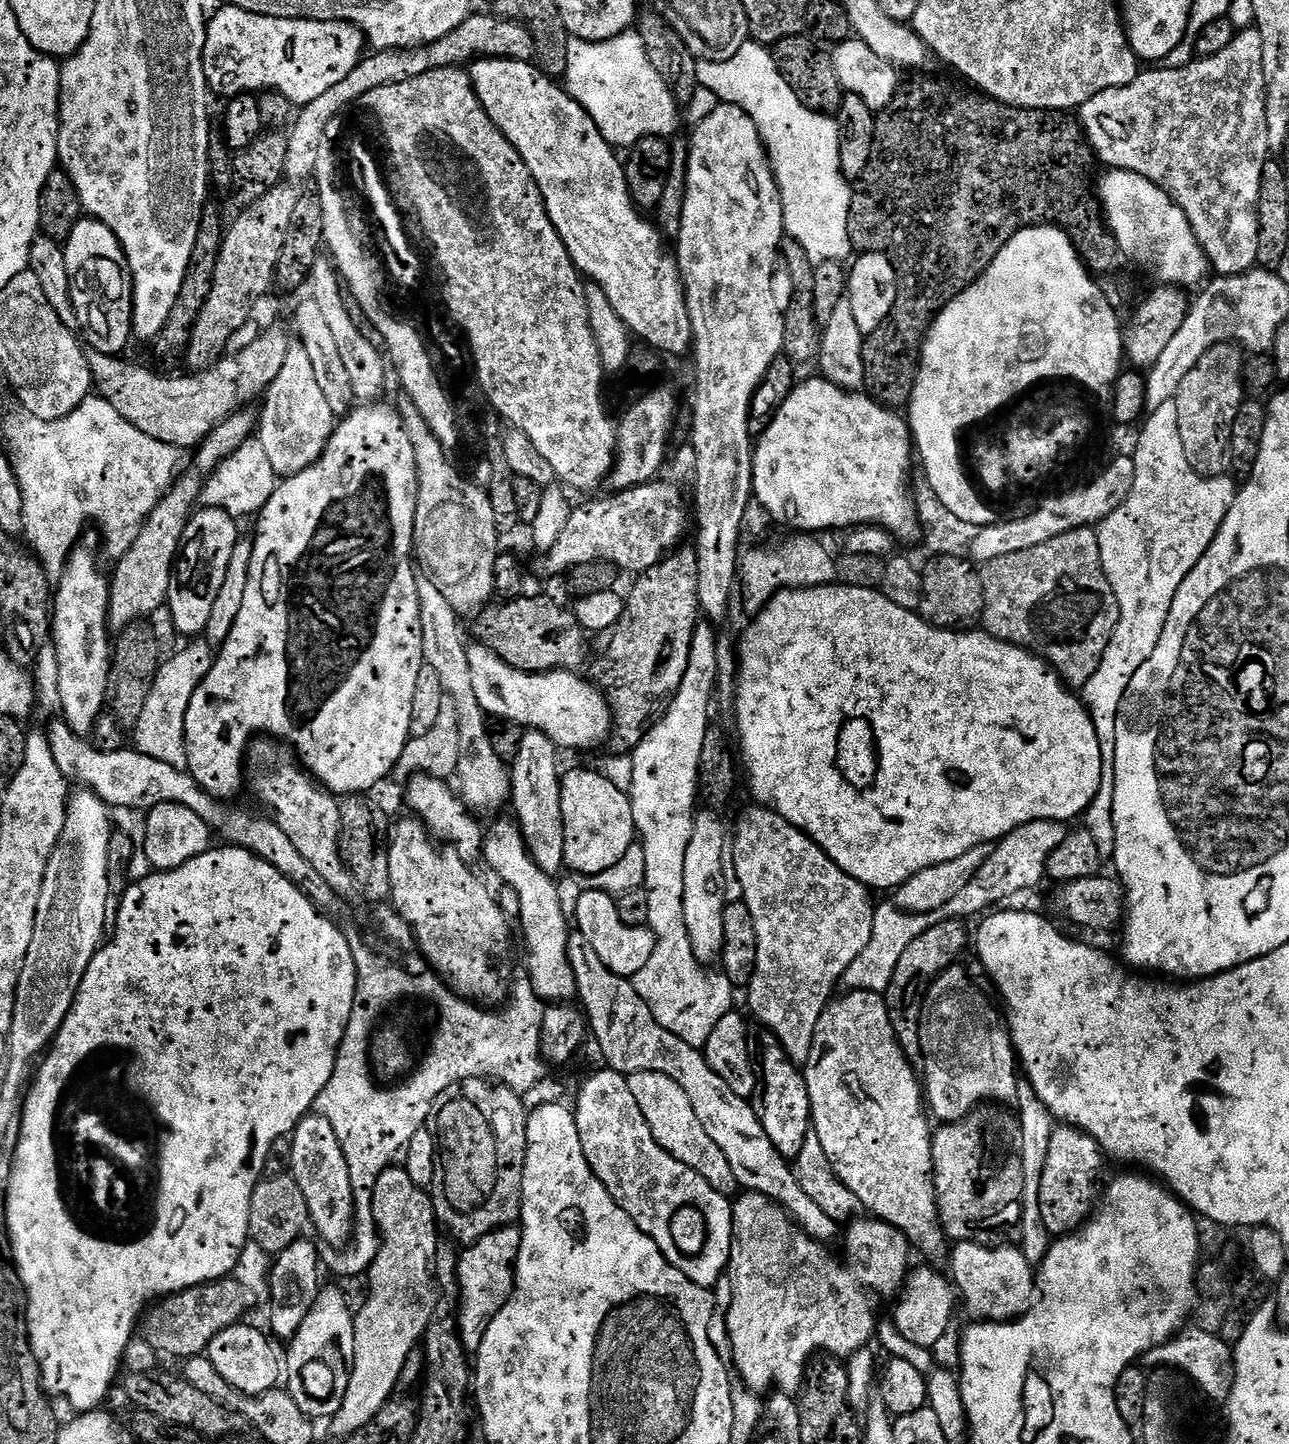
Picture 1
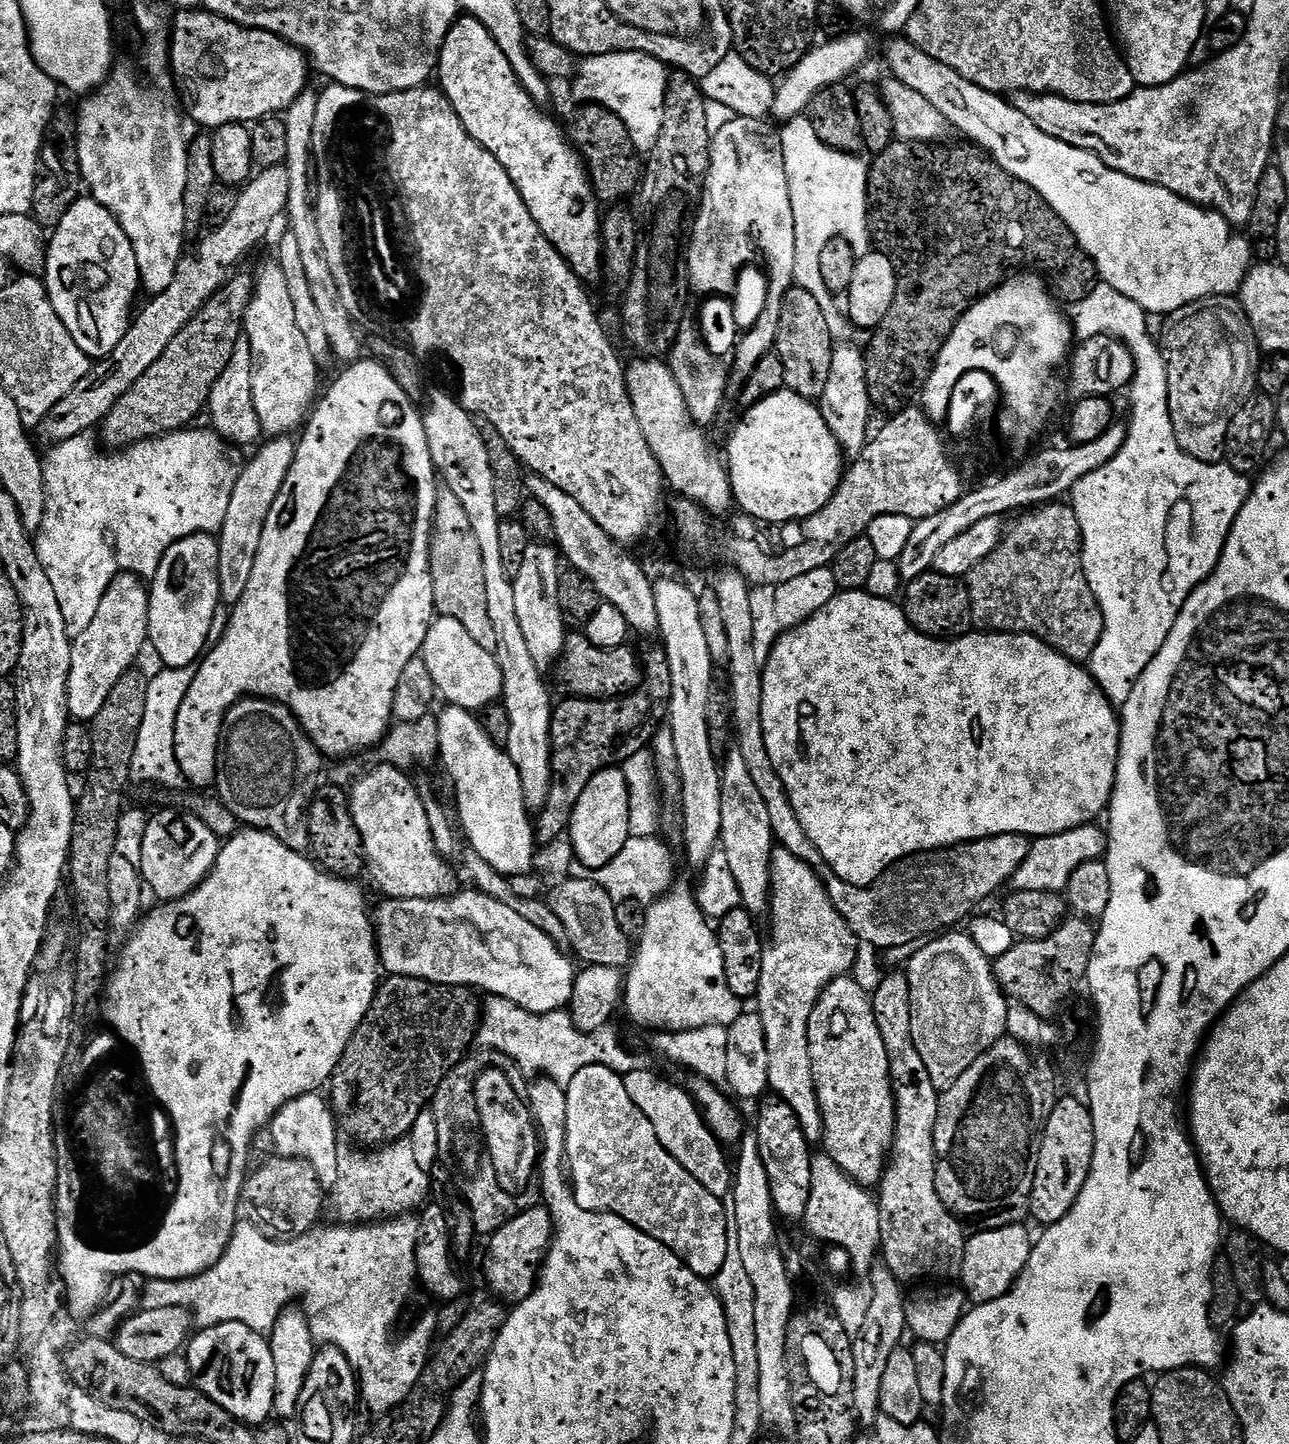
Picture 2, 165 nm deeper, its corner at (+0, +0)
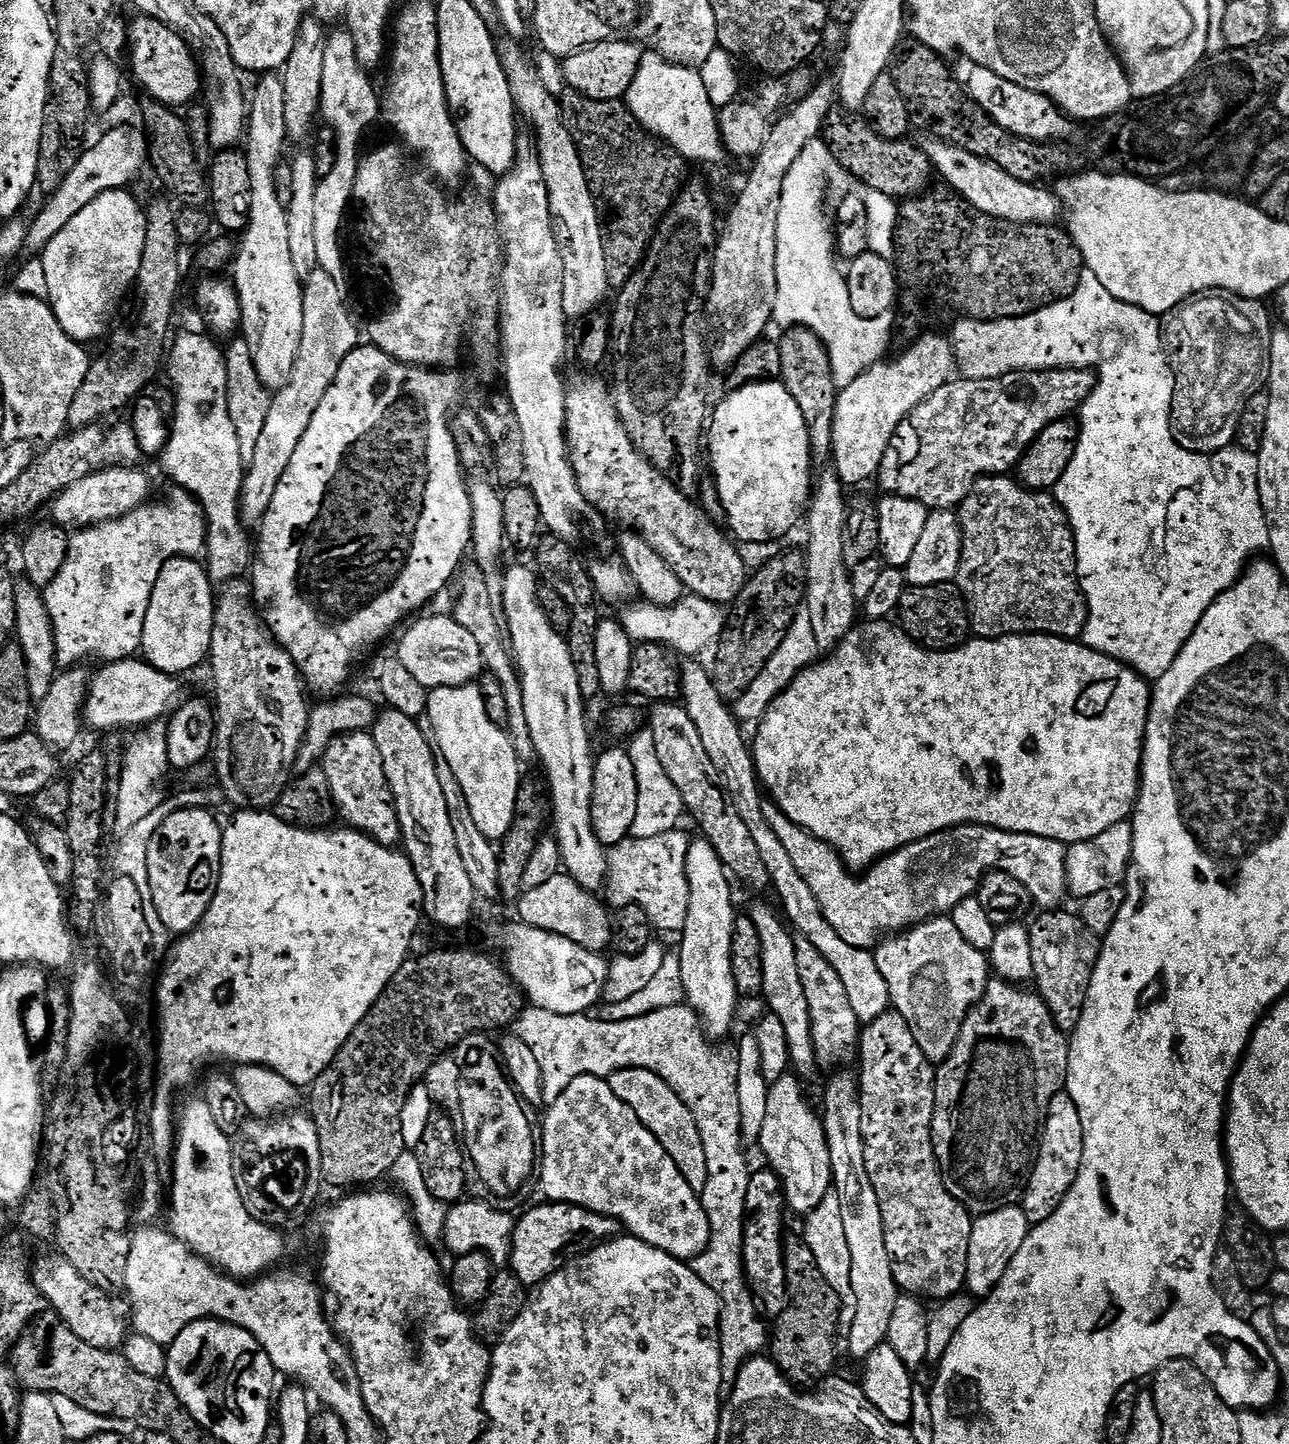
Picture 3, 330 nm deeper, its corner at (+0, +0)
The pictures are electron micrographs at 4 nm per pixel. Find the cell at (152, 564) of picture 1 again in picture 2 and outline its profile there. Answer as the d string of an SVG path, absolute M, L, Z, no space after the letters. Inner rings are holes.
M122 572L102 594L98 614L90 626L72 640L70 654L70 678L68 679L68 714L73 721L91 722L106 703L110 690L126 673L133 671L140 651L146 648L148 639L149 585L141 577Z

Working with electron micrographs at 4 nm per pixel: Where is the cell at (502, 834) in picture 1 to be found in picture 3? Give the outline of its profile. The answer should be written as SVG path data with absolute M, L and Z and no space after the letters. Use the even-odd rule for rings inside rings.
M471 683L431 689L426 714L434 726L434 734L438 734L438 746L442 746L446 762L450 762L450 770L454 770L454 778L458 778L462 794L466 794L474 823L488 840L500 842L514 822L522 783L522 761L516 757L512 737L492 721L488 704L476 687Z

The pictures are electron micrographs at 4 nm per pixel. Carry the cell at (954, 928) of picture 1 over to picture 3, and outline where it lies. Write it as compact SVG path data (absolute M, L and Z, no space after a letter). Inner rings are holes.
M895 1010L883 1012L881 1016L874 1018L874 1022L863 1025L858 1045L859 1060L858 1087L860 1089L860 1105L862 1106L862 1138L864 1139L864 1153L866 1154L866 1174L870 1174L870 1183L874 1185L874 1194L878 1194L878 1206L882 1206L882 1226L886 1230L886 1250L890 1250L892 1255L892 1273L896 1279L896 1287L901 1293L923 1298L925 1301L947 1300L948 1297L957 1295L966 1284L966 1266L970 1254L970 1234L972 1233L974 1216L962 1206L962 1202L955 1200L946 1190L934 1154L932 1119L934 1118L934 1102L936 1101L936 1068L918 1047L918 1041L914 1038L914 1030L910 1030L910 1022L906 1022L906 1018L902 1018L902 1014L898 1014Z

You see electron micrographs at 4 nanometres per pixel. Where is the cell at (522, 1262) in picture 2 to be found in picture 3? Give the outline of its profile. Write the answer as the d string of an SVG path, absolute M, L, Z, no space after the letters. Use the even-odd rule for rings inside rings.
M543 1203L537 1208L529 1207L523 1213L525 1216L516 1220L516 1229L512 1235L510 1271L524 1283L525 1289L528 1290L535 1289L545 1280L550 1279L559 1268L564 1267L577 1249L594 1248L609 1238L621 1235L622 1232L622 1225L609 1216L599 1216L597 1212L573 1204Z

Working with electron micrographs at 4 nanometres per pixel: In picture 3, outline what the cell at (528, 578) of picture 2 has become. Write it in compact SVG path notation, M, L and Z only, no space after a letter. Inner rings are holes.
M516 564L509 572L503 573L504 577L504 607L502 609L502 620L506 625L506 636L510 641L510 652L514 657L514 665L517 673L520 677L520 685L522 686L522 702L524 703L524 709L526 710L526 726L530 726L530 738L534 738L534 750L538 757L538 764L544 767L544 772L548 775L548 789L546 789L547 795L550 797L550 824L556 832L554 832L554 838L558 842L560 847L560 858L562 861L562 868L567 875L574 878L574 882L578 882L578 886L582 886L588 892L596 894L605 887L608 879L608 868L606 858L606 848L598 842L596 837L596 831L592 825L592 791L594 790L594 774L598 771L597 765L594 763L594 756L592 760L592 740L588 737L588 724L584 721L584 707L586 707L586 701L582 690L578 686L578 674L574 671L574 661L570 658L570 650L568 649L568 641L565 637L558 635L554 630L554 626L550 626L550 618L546 618L546 614L542 610L542 606L538 602L538 590L541 585L538 583L538 577L531 567L523 568L522 565Z

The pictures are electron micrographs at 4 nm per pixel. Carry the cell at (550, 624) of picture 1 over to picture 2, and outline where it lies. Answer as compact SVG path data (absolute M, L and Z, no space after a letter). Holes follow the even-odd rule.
M580 630L573 631L564 641L564 655L558 661L560 668L560 680L569 688L571 695L576 698L586 700L615 700L617 696L628 696L639 688L644 681L644 666L641 653L636 653L634 649L627 648L626 645L617 643L615 646L604 646L599 648L594 641Z

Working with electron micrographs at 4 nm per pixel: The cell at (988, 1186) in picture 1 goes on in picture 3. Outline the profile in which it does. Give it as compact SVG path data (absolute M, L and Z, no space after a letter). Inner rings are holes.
M999 978L989 979L980 1003L972 1009L972 1013L964 1020L962 1030L958 1034L958 1042L944 1063L936 1068L936 1101L934 1102L934 1118L932 1119L932 1145L936 1161L940 1167L940 1177L946 1190L962 1206L976 1216L985 1216L988 1212L1002 1210L1019 1205L1024 1198L1024 1187L1028 1185L1028 1173L1036 1163L1038 1141L1042 1135L1044 1119L1048 1117L1048 1107L1053 1098L1065 1087L1068 1079L1068 1045L1069 1037L1054 1022L1046 1002L1035 991L1027 987L1010 984Z

